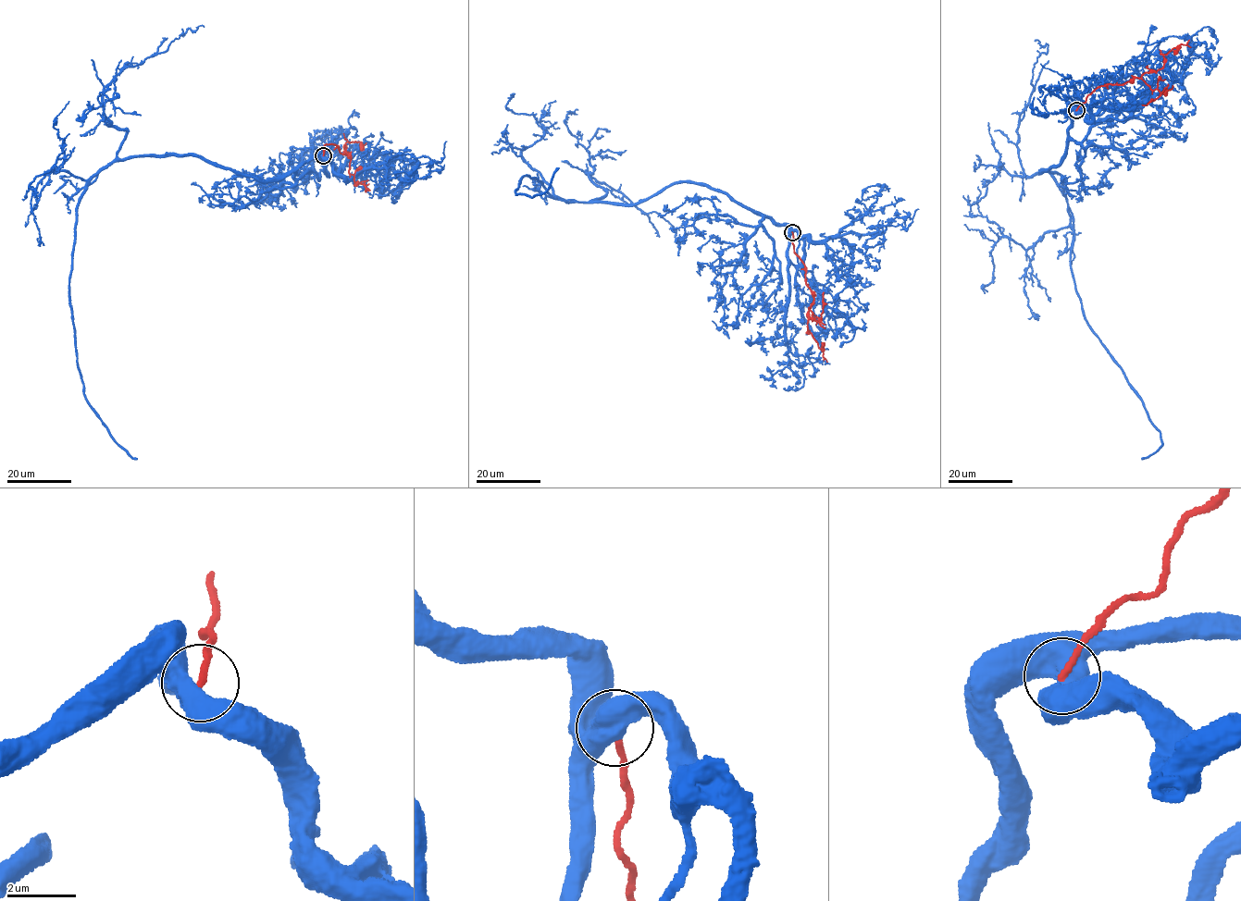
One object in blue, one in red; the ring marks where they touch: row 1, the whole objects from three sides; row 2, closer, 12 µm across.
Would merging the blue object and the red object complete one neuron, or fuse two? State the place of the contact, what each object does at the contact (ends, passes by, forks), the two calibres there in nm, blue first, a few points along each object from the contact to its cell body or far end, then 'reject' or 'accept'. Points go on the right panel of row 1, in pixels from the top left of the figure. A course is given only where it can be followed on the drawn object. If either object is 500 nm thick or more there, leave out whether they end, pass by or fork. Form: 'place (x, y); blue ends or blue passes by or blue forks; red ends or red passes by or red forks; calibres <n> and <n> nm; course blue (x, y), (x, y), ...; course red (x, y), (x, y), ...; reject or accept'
place (1076, 110); calibres 600 and 170 nm; course blue (1076, 110), (1062, 158), (1040, 171), (1063, 182), (1071, 270), (1086, 324), (1160, 432), (1161, 447), (1142, 458); course red (1076, 110), (1104, 85), (1123, 84), (1156, 72), (1164, 63), (1164, 55), (1189, 40); reject

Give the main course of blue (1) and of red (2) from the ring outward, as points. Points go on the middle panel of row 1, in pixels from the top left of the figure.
1: (792, 232), (686, 181), (614, 204), (552, 196), (529, 174), (515, 191), (546, 191), (559, 167)
2: (792, 232), (796, 254), (805, 266), (805, 284), (813, 296), (808, 311), (808, 331), (826, 362)

